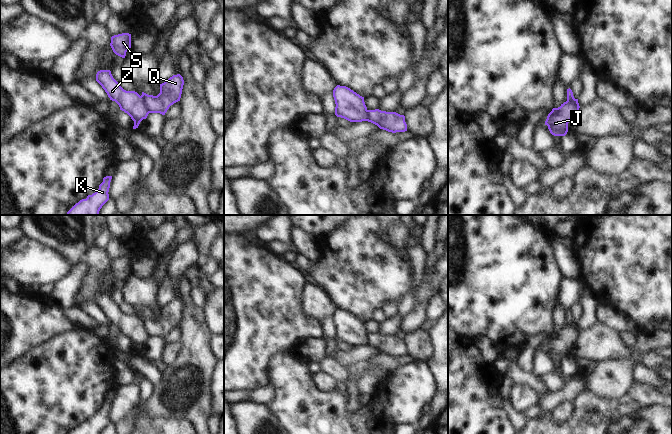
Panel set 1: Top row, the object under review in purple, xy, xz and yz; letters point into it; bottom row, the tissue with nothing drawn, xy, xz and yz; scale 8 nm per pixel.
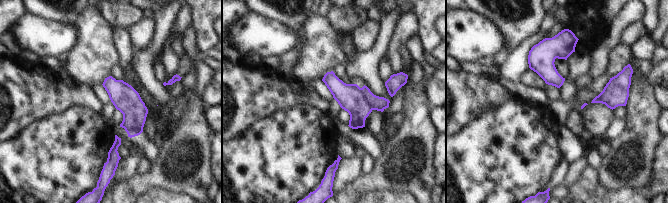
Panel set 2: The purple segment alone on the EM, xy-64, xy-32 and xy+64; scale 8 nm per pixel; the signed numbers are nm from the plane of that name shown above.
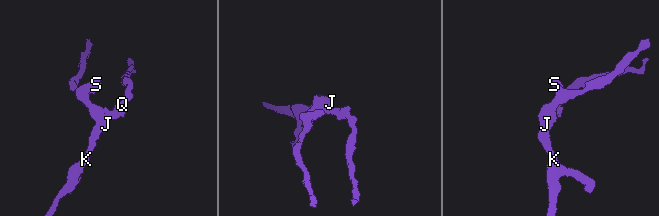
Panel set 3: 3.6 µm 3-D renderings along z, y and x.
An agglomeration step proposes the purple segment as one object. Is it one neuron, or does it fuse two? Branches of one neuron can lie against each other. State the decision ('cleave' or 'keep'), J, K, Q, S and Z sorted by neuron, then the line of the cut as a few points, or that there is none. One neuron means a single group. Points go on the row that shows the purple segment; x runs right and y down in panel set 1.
cleave | J K S Z / Q | xy (140, 96), (145, 108), (149, 112)

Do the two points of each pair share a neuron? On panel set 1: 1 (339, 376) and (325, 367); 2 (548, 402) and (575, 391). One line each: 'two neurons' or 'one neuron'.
1: one neuron
2: one neuron

